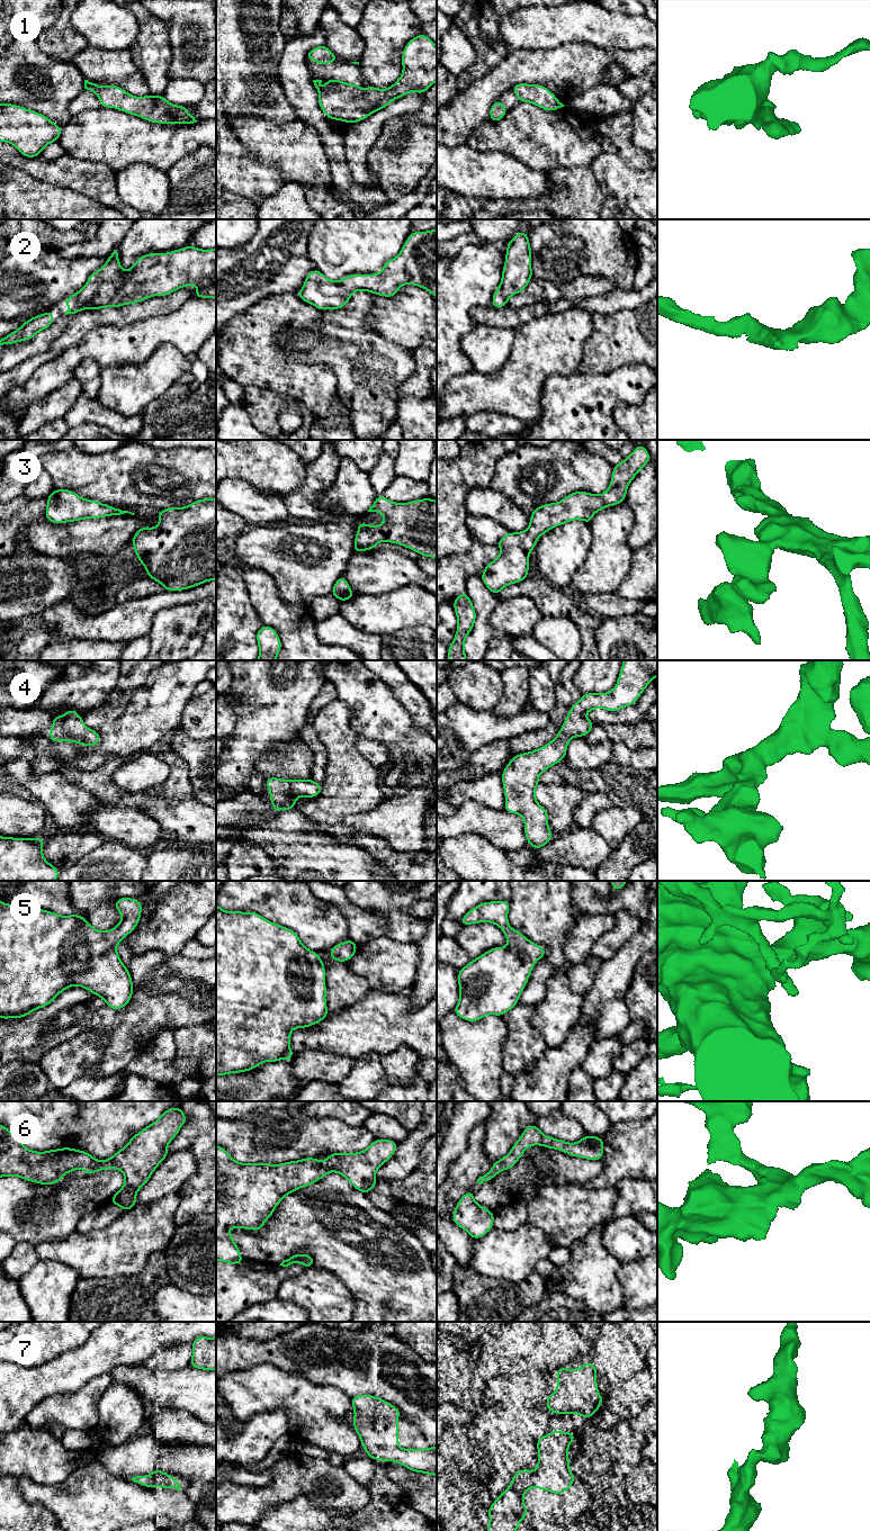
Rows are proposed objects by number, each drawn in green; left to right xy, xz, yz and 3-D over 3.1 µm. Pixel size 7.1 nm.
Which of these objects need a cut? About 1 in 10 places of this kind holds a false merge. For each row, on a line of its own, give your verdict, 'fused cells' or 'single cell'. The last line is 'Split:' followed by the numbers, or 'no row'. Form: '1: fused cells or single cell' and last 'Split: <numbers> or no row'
1: single cell
2: single cell
3: single cell
4: single cell
5: single cell
6: single cell
7: single cell
Split: no row

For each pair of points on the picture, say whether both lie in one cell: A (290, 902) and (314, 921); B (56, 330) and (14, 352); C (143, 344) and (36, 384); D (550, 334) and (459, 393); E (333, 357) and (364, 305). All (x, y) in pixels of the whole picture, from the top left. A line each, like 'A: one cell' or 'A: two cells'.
A: one cell
B: one cell
C: one cell
D: one cell
E: one cell

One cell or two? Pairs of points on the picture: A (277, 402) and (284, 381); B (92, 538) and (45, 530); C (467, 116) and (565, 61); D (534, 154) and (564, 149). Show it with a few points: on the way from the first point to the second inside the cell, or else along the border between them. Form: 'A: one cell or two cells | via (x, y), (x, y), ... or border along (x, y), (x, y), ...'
A: two cells | border along (274, 392), (286, 395), (292, 401)
B: one cell | via (80, 538), (69, 546), (60, 547), (55, 542)
C: one cell | via (490, 91), (514, 68), (540, 66)
D: one cell | via (541, 149), (556, 149)

